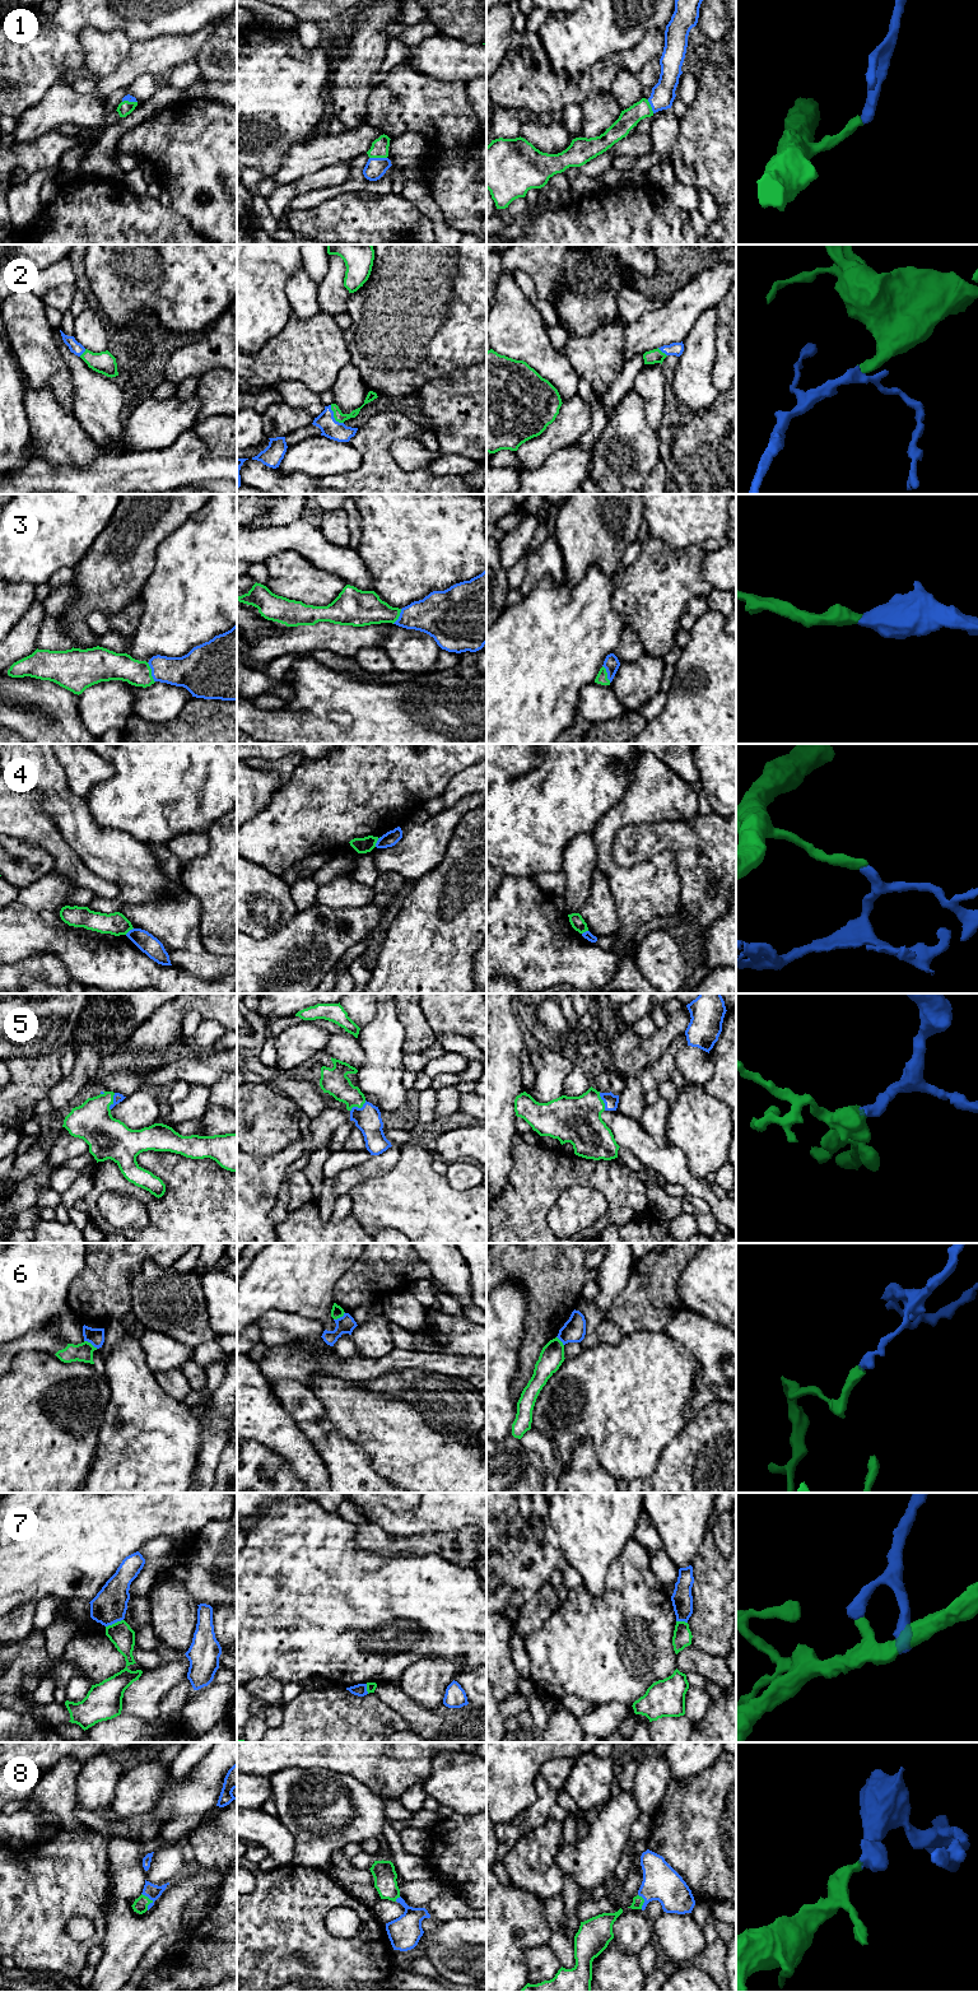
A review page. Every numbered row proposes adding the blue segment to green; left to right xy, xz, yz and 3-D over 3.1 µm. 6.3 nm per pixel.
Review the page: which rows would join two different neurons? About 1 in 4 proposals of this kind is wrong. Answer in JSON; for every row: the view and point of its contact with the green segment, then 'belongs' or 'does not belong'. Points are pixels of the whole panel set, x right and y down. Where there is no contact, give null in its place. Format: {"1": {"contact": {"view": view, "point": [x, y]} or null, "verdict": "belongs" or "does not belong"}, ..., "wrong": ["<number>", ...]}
{"1": {"contact": {"view": "xz", "point": [378, 157]}, "verdict": "belongs"}, "2": {"contact": {"view": "xz", "point": [334, 417]}, "verdict": "belongs"}, "3": {"contact": {"view": "xy", "point": [150, 673]}, "verdict": "belongs"}, "4": {"contact": {"view": "xz", "point": [376, 842]}, "verdict": "does not belong"}, "5": {"contact": {"view": "xz", "point": [358, 1107]}, "verdict": "belongs"}, "6": {"contact": {"view": "xy", "point": [89, 1343]}, "verdict": "does not belong"}, "7": {"contact": {"view": "xy", "point": [115, 1623]}, "verdict": "does not belong"}, "8": {"contact": {"view": "xy", "point": [150, 1900]}, "verdict": "belongs"}, "wrong": ["4", "6", "7"]}

